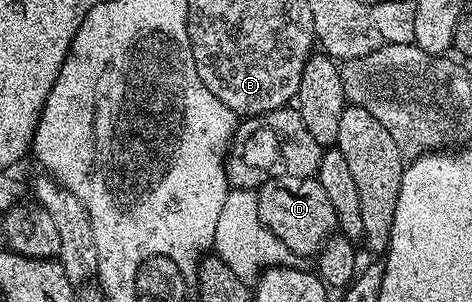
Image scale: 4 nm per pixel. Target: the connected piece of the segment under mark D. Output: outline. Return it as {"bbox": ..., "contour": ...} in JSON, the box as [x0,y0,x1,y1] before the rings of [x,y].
{"bbox":[256,176,337,258],"contour":[[[277,176],[265,180],[256,192],[260,221],[298,258],[315,257],[328,239],[337,231],[334,206],[319,179]]]}

